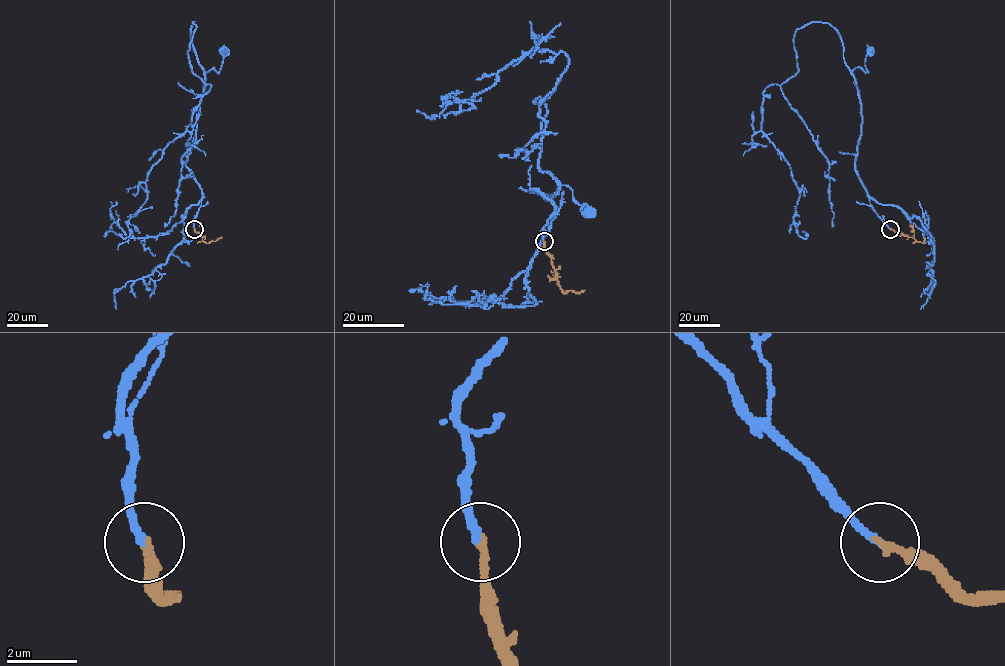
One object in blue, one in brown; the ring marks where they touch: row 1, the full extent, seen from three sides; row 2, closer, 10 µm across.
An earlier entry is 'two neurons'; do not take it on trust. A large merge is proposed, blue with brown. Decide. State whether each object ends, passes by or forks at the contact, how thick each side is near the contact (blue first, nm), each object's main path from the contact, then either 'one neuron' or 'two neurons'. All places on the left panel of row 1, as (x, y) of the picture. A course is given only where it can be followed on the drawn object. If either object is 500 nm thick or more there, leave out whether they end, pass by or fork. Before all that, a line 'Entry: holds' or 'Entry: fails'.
Entry: fails
blue ends; brown ends; calibres 200 and 240 nm; course blue (194, 228), (202, 190), (186, 160), (204, 75), (213, 67), (219, 72), (225, 50); course brown (194, 228), (206, 243), (221, 237); one neuron

